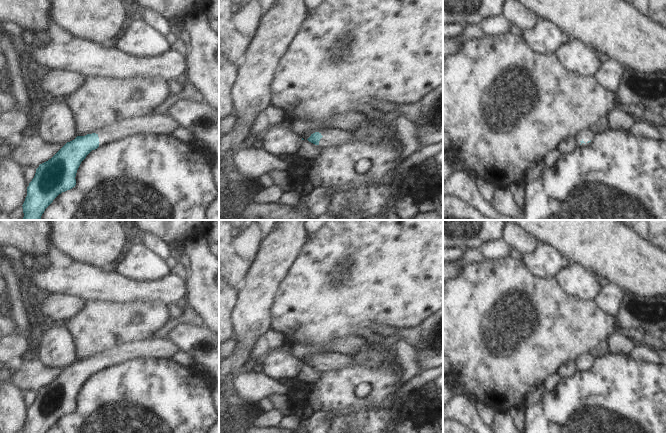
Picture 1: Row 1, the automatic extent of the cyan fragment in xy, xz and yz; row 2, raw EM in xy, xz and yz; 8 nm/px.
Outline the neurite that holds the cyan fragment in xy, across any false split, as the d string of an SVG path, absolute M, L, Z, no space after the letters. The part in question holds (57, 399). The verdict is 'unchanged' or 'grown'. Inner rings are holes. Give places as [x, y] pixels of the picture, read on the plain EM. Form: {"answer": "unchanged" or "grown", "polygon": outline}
{"answer": "grown", "polygon": "M151 339L130 342L114 350L107 350L99 358L92 357L85 360L77 360L74 364L67 366L51 383L39 389L34 402L27 411L27 420L22 432L46 433L59 418L75 411L75 401L81 386L92 374L97 373L100 367L114 366L136 358L162 358L170 360L177 351L178 348L169 340Z"}

